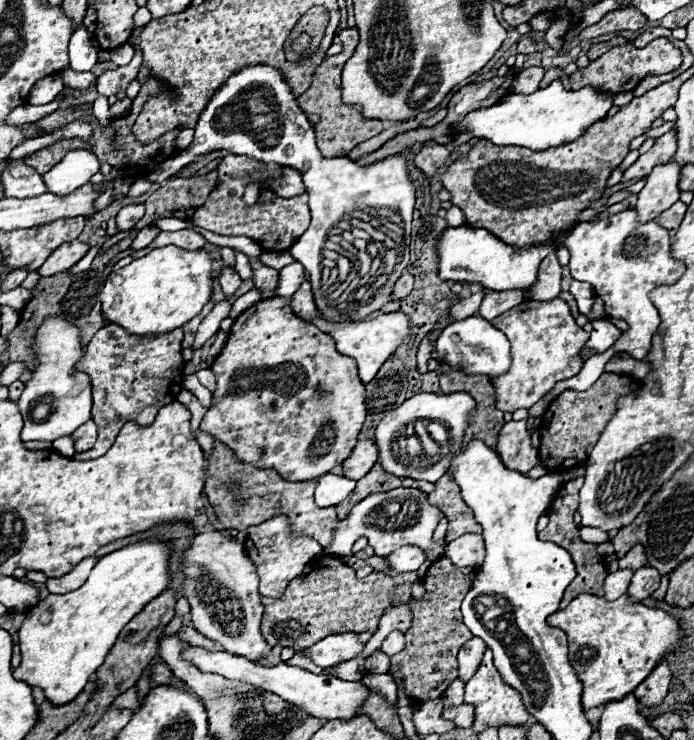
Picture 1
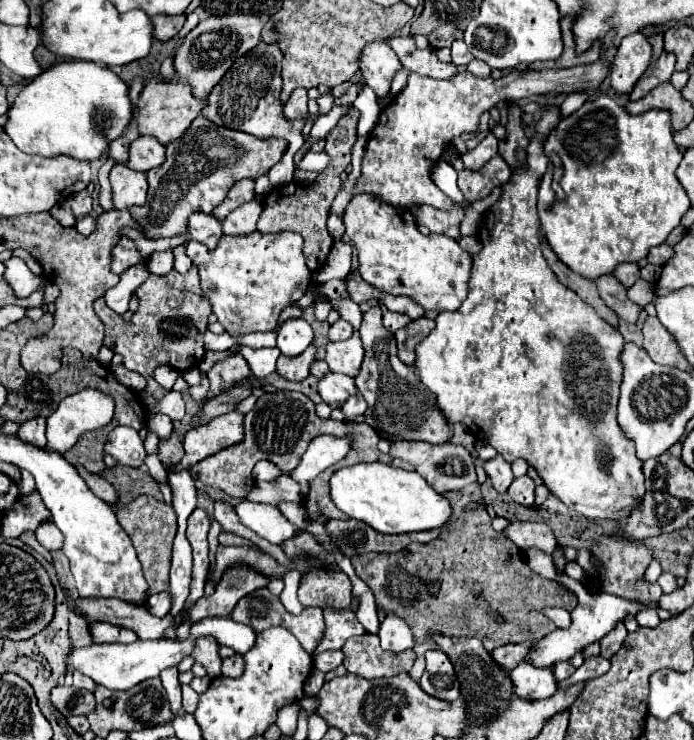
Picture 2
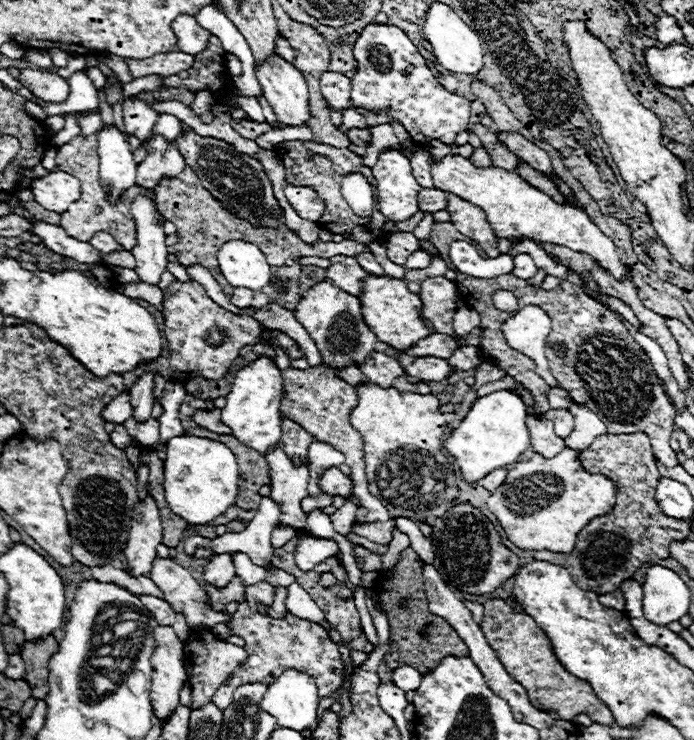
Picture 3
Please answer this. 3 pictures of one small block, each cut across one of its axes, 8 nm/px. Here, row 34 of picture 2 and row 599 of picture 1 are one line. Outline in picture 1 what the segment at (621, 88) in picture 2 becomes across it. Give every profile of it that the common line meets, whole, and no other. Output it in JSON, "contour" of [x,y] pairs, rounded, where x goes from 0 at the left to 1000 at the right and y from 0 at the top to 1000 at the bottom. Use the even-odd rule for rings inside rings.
{"contour":[[[934,765],[919,768],[911,778],[911,784],[908,784],[902,805],[908,811],[922,811],[925,814],[928,808],[934,808],[948,795],[948,789],[951,789],[951,776],[948,776],[945,768],[934,768]]]}

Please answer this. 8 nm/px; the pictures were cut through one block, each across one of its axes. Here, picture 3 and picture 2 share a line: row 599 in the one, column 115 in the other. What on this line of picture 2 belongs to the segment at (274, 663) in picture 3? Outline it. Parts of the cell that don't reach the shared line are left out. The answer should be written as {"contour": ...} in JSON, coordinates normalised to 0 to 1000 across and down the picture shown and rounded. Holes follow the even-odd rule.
{"contour":[[[176,319],[173,326],[163,334],[160,341],[160,365],[174,372],[187,359],[212,354],[213,349],[203,346],[193,326],[183,319]]]}

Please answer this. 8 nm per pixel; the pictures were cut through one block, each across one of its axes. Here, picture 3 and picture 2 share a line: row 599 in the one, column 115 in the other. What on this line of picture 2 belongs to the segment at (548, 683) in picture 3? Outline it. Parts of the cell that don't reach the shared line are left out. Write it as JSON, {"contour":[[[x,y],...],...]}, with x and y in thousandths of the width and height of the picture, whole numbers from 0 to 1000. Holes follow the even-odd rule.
{"contour":[[[110,630],[112,632],[112,638],[115,638],[115,643],[124,649],[124,654],[130,657],[130,662],[141,670],[141,673],[147,673],[150,678],[167,678],[167,662],[164,662],[164,657],[153,649],[153,646],[144,646],[144,643],[138,643],[138,641],[127,641],[118,630]]]}

